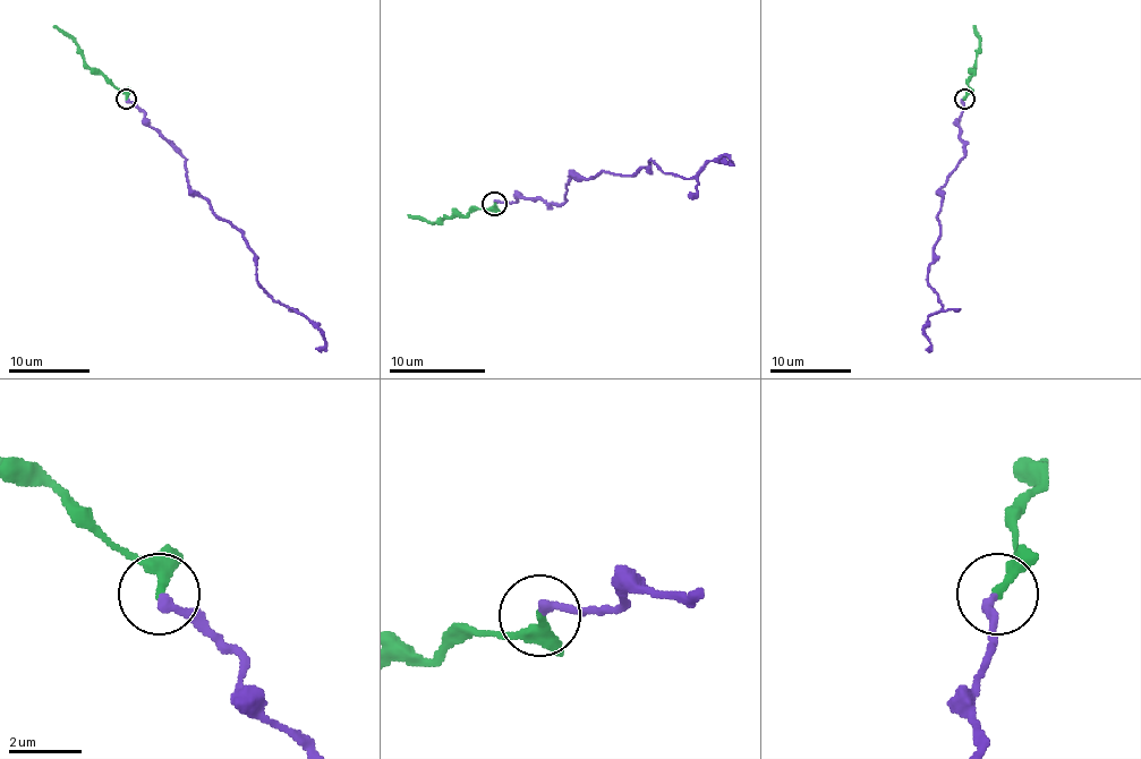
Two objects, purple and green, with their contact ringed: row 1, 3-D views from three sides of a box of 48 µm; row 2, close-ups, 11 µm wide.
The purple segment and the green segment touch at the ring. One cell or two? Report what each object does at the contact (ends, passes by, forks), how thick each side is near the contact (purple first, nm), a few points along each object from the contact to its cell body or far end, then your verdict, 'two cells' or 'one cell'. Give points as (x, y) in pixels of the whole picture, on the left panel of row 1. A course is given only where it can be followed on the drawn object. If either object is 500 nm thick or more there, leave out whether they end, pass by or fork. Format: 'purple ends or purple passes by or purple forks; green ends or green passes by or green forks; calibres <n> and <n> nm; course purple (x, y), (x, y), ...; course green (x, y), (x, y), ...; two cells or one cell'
purple ends; green ends; calibres 240 and 300 nm; course purple (126, 99), (182, 158), (190, 188), (241, 235), (254, 254), (257, 282), (318, 329), (324, 346), (316, 349); course green (126, 99), (125, 93), (84, 60), (82, 50), (53, 26); one cell

